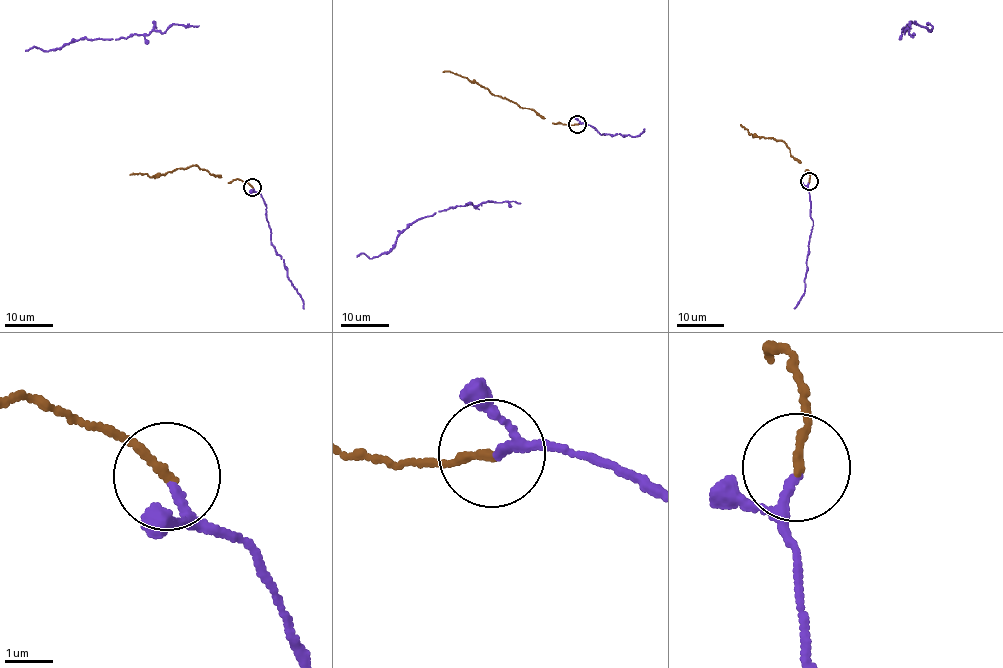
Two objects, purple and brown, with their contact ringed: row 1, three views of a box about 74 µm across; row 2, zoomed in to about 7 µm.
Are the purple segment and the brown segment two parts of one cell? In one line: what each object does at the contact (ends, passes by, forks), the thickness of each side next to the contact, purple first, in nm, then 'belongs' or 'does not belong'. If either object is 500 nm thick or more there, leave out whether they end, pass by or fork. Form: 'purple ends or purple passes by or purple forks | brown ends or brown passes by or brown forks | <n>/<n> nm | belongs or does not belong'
purple passes by | brown ends | 130/190 nm | belongs

